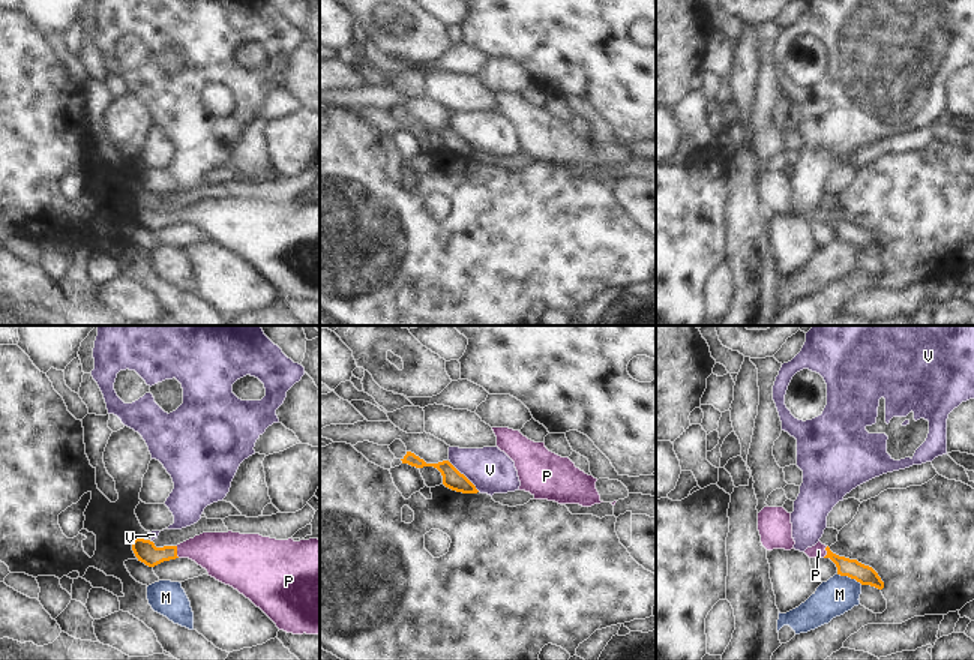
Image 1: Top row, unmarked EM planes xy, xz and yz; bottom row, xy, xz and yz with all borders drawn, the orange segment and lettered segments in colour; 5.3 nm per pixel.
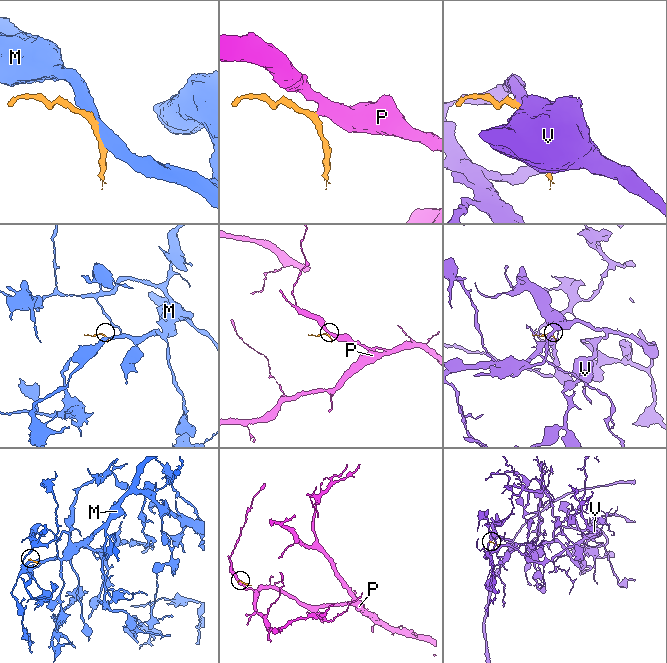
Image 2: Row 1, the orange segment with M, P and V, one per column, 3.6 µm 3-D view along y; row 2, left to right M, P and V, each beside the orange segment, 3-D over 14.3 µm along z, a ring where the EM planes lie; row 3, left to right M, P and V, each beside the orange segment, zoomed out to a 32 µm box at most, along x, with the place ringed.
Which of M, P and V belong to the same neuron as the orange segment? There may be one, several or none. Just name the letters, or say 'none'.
P

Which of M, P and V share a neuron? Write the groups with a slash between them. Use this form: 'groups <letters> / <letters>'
groups M / P / V

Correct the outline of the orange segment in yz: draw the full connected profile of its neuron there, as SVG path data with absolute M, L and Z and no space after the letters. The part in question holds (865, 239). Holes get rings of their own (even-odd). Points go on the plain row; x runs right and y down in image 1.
M818 206L812 212L807 212L804 214L804 218L809 222L830 222L836 228L837 238L840 238L840 240L848 240L851 243L855 243L861 249L870 249L878 254L884 252L884 246L881 244L881 242L872 231L864 230L864 228L858 226L857 224L839 220L839 219L833 218L830 214L830 212L822 208L821 206Z

